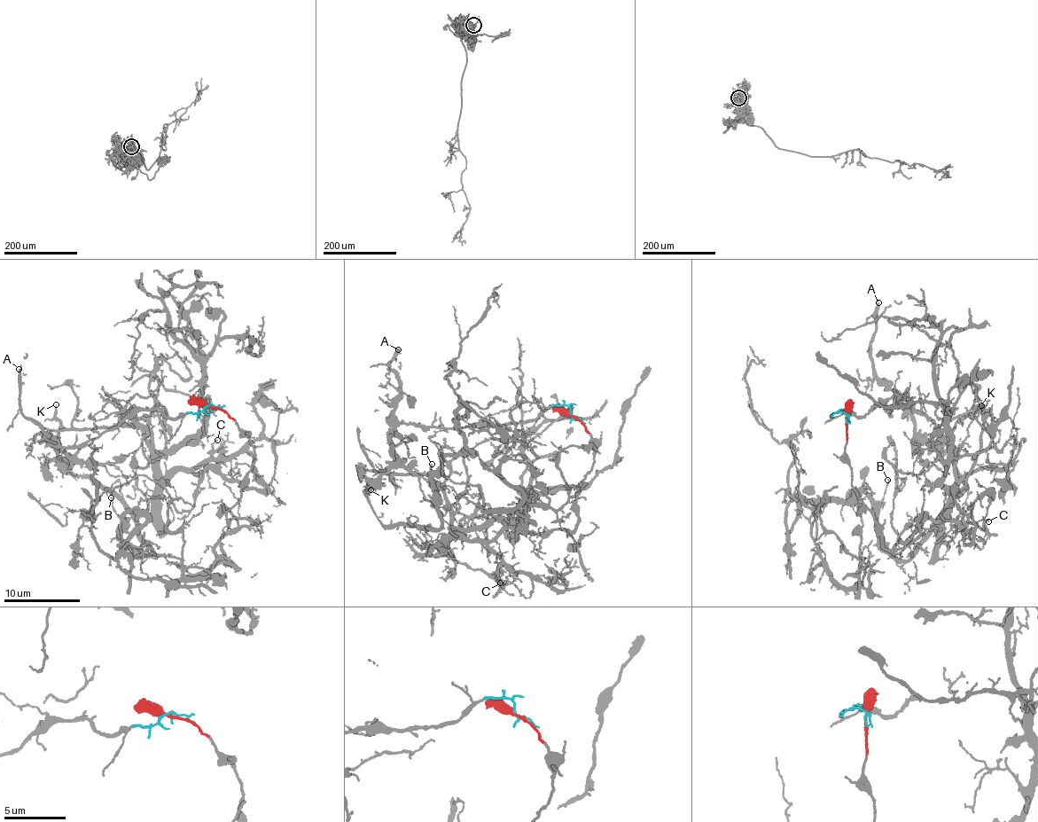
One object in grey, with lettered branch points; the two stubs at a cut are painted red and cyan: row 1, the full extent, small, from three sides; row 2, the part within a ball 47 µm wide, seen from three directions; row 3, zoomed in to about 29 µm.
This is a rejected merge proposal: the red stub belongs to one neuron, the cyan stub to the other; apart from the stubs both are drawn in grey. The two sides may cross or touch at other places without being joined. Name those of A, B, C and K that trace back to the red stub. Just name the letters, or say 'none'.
C

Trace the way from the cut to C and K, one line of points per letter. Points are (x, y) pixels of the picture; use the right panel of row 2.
C: (846, 417), (845, 449), (852, 483), (886, 547), (907, 540), (924, 513), (975, 524), (988, 520)
K: (846, 415), (862, 417), (881, 402), (940, 445), (981, 404)

